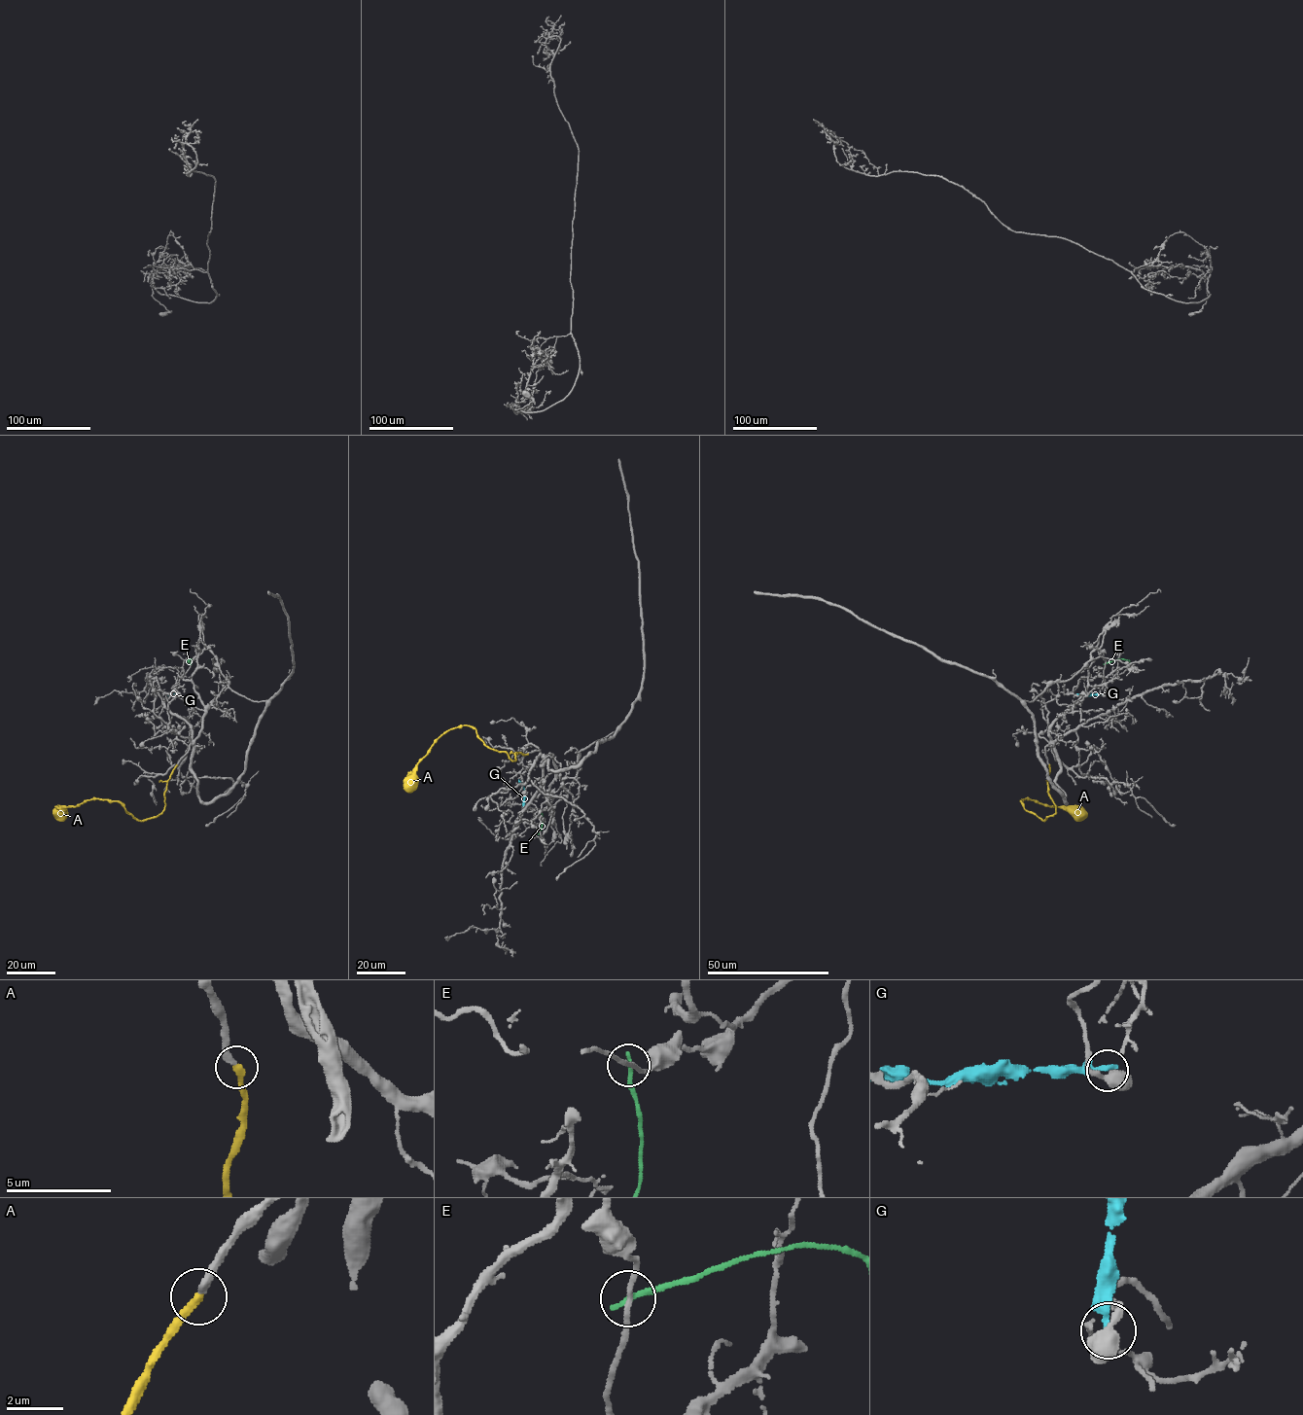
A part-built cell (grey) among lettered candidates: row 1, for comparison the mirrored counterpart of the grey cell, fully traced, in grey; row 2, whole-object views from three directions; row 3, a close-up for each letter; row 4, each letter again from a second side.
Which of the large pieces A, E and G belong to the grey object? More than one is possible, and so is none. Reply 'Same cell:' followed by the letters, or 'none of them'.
Same cell: A

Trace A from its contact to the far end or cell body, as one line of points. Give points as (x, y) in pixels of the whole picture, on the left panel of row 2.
A: (177, 764), (167, 781), (164, 809), (154, 817), (137, 821), (118, 801), (96, 798), (61, 806), (55, 815)

